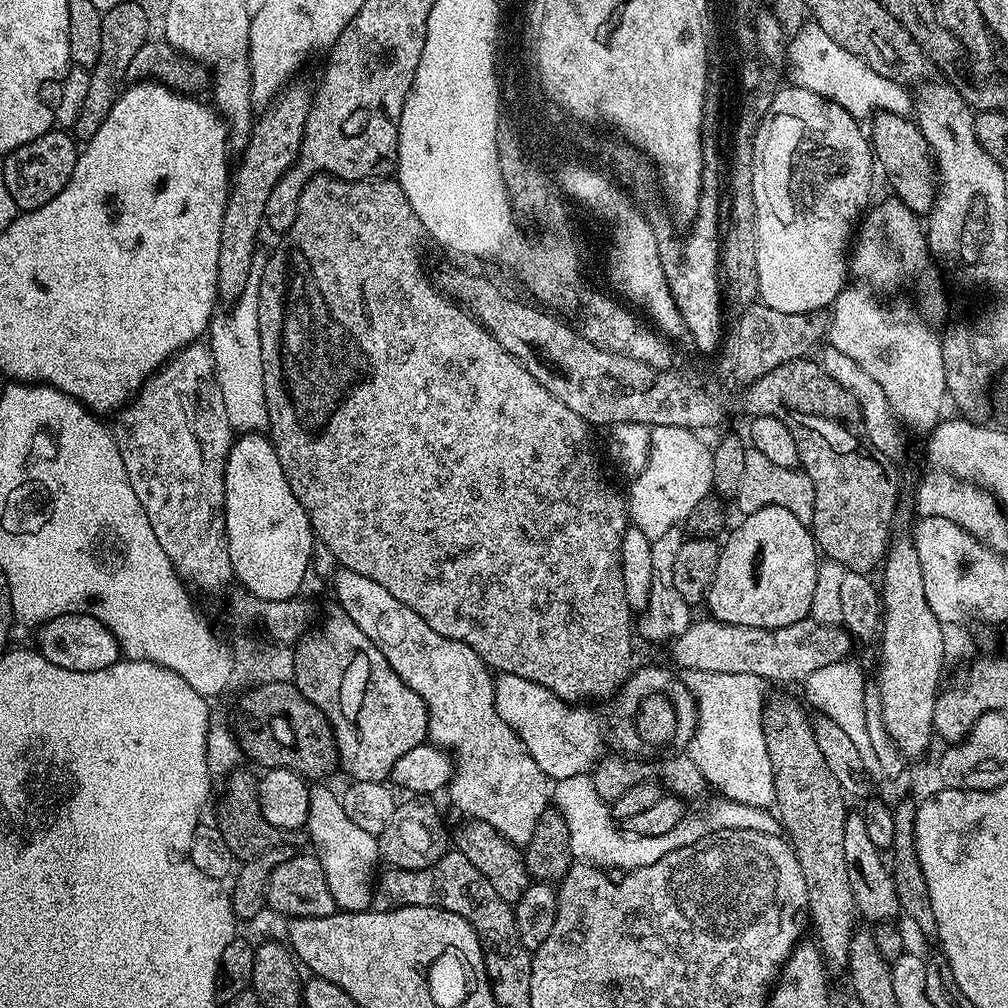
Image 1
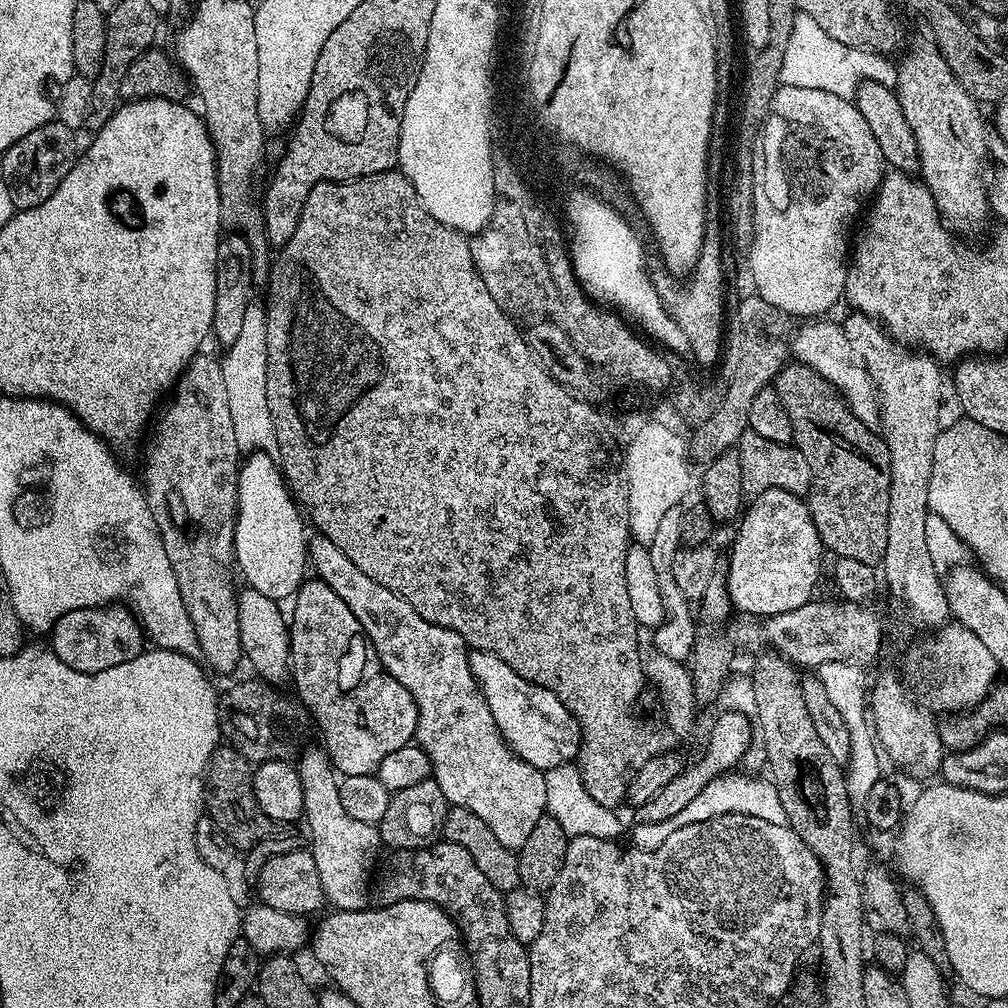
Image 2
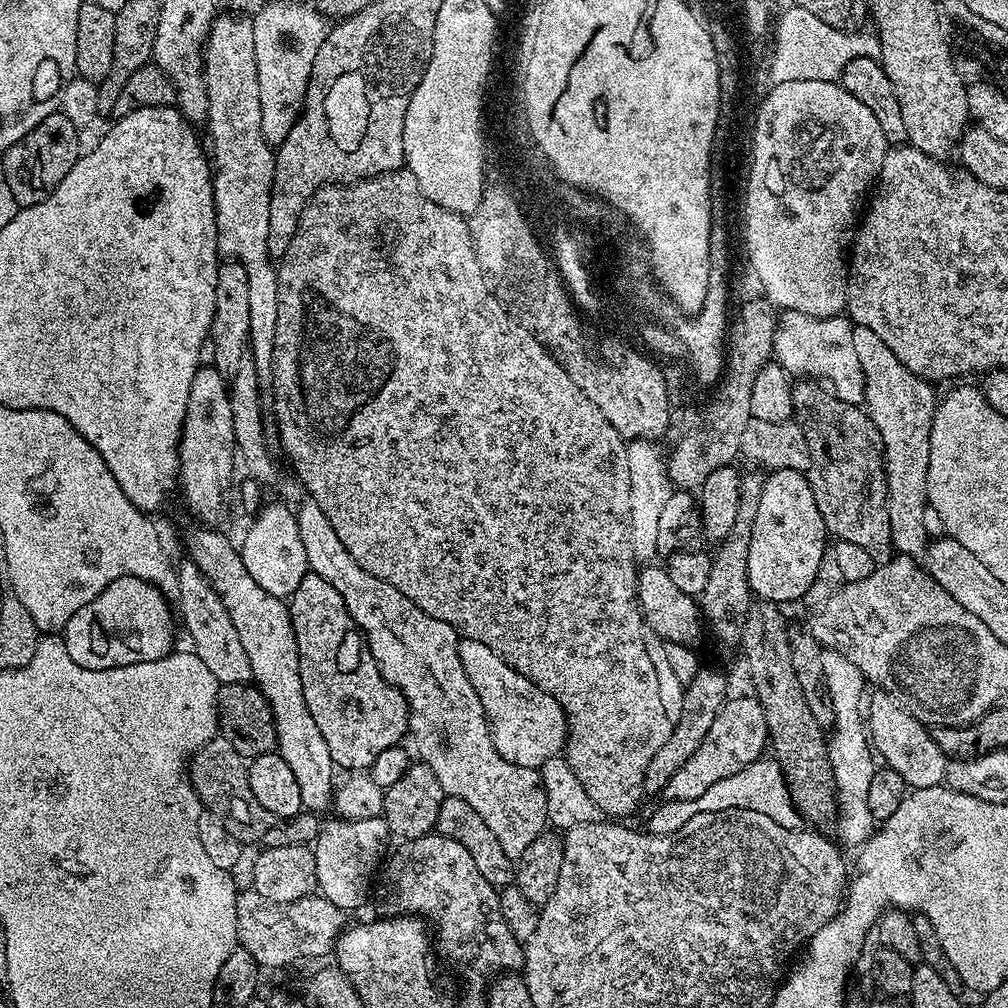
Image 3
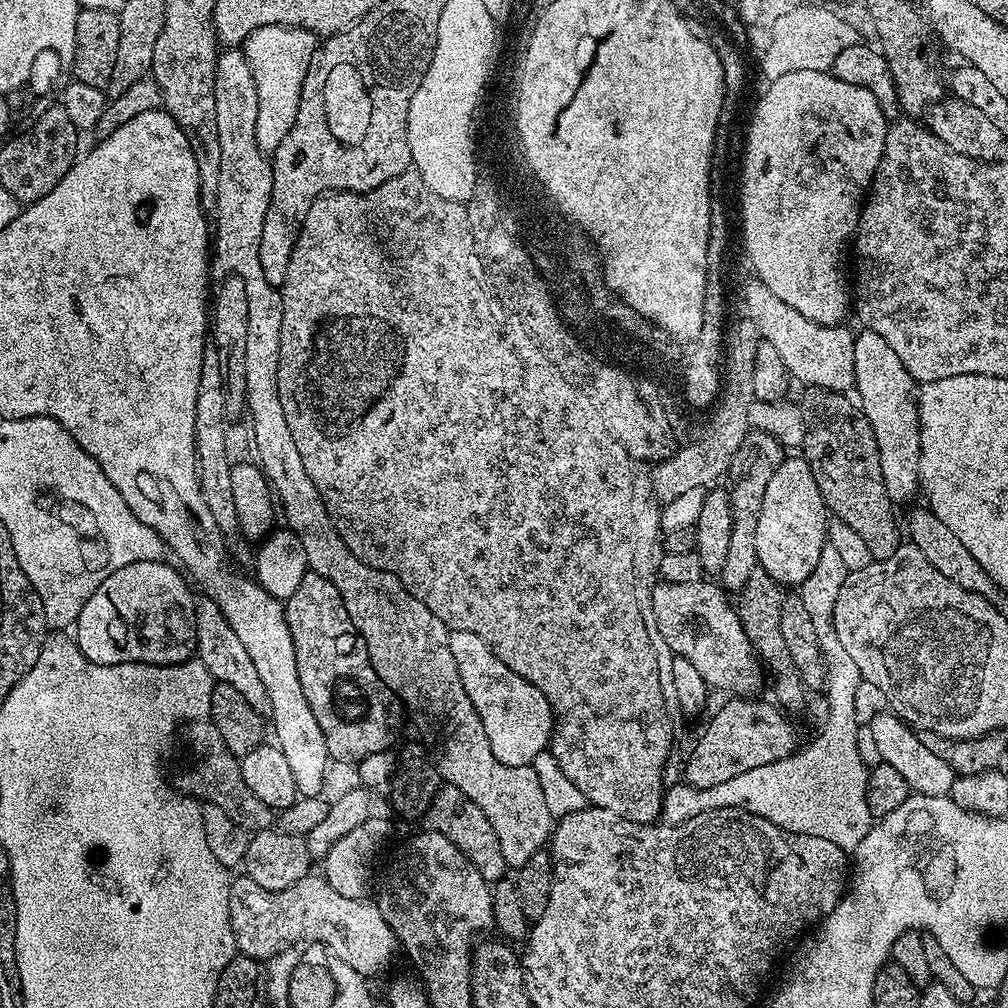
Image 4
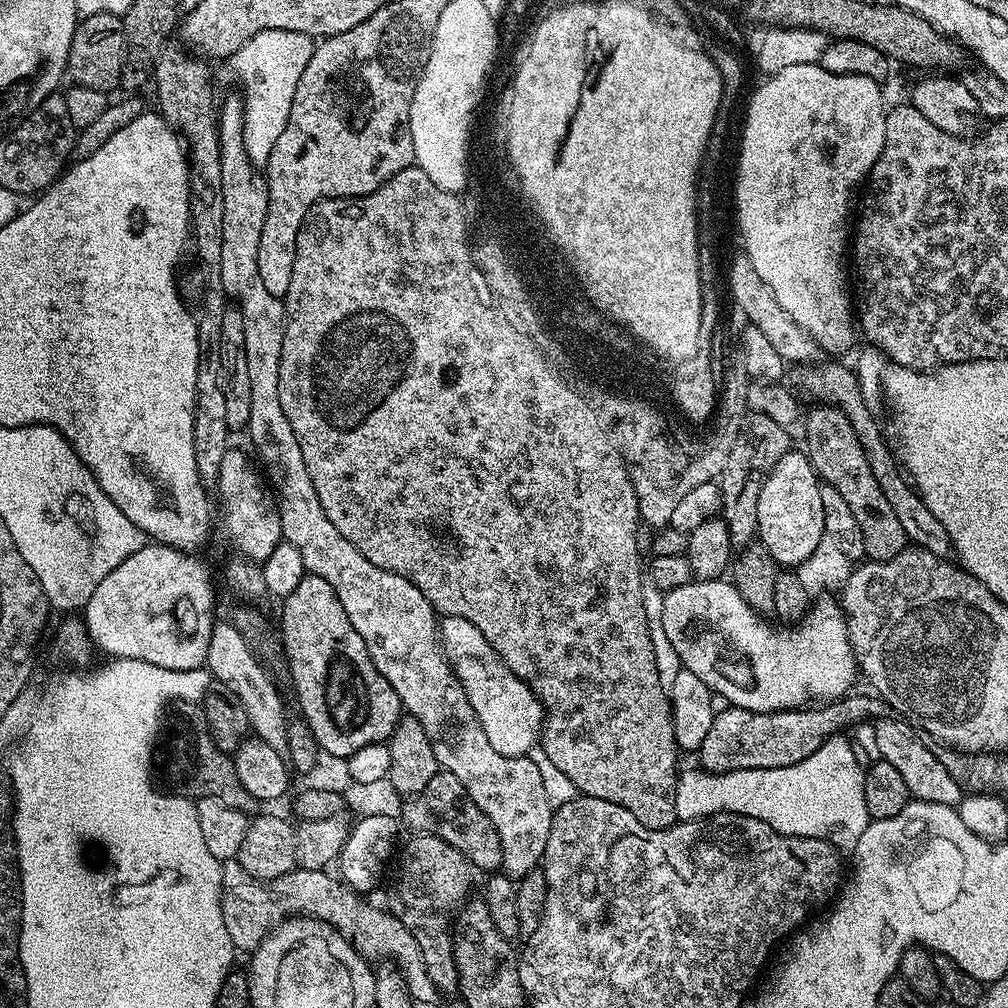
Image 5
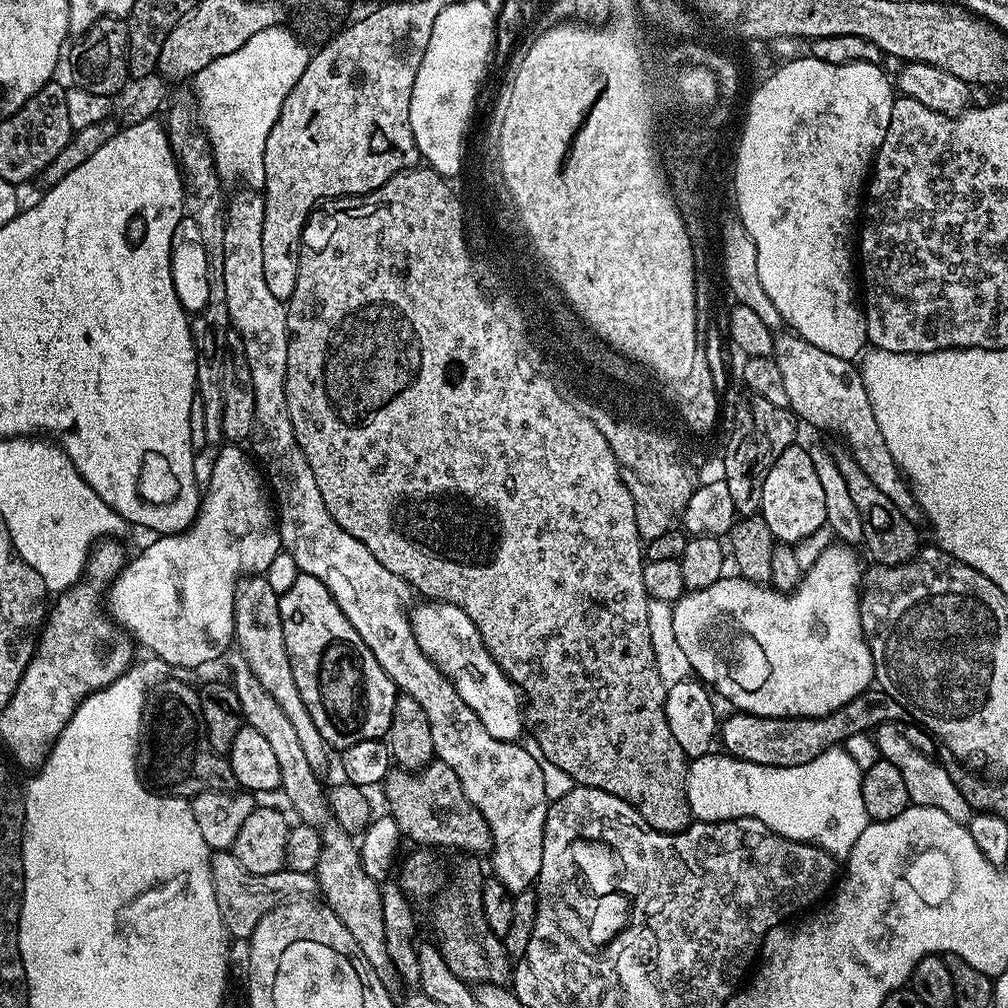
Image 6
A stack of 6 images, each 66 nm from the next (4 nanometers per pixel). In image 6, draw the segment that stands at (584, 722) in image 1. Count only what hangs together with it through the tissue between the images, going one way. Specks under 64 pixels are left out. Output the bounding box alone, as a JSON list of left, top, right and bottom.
[410,599,526,741]

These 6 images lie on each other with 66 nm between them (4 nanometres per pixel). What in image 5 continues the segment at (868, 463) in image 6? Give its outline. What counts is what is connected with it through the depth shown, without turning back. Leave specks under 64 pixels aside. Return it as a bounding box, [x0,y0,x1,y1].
[804,364,952,558]

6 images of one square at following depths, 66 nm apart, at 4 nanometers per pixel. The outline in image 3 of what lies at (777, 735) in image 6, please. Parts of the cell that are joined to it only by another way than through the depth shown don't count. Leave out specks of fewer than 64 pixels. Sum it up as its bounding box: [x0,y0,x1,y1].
[662,694,769,800]

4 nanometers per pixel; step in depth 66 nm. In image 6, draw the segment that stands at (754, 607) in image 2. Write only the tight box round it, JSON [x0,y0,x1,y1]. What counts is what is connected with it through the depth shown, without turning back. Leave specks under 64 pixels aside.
[759,443,827,546]

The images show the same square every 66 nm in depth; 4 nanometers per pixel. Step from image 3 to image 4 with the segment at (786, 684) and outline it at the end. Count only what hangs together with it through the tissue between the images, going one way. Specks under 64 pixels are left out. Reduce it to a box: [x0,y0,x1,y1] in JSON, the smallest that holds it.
[736,570,806,710]

